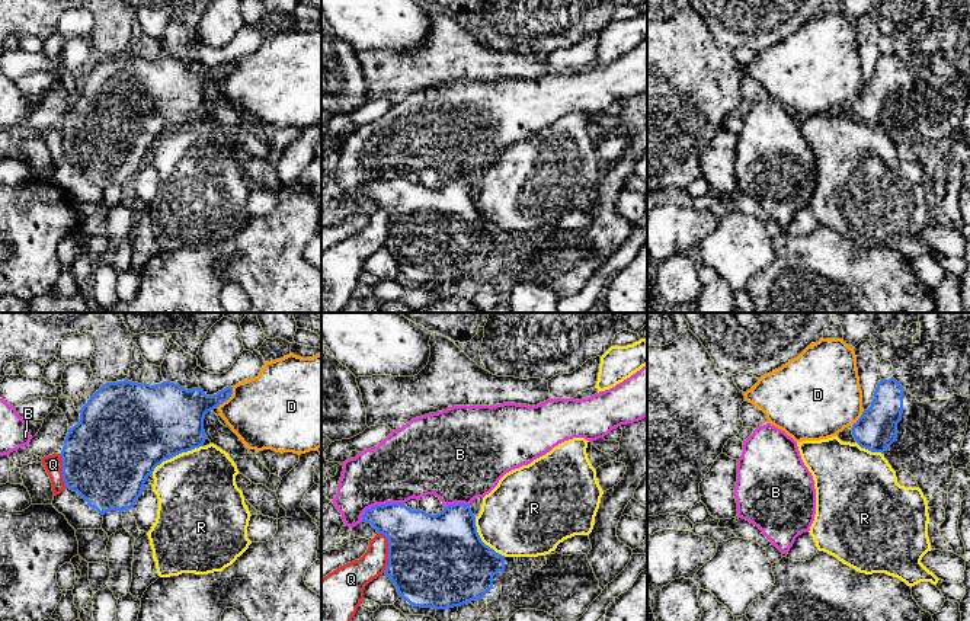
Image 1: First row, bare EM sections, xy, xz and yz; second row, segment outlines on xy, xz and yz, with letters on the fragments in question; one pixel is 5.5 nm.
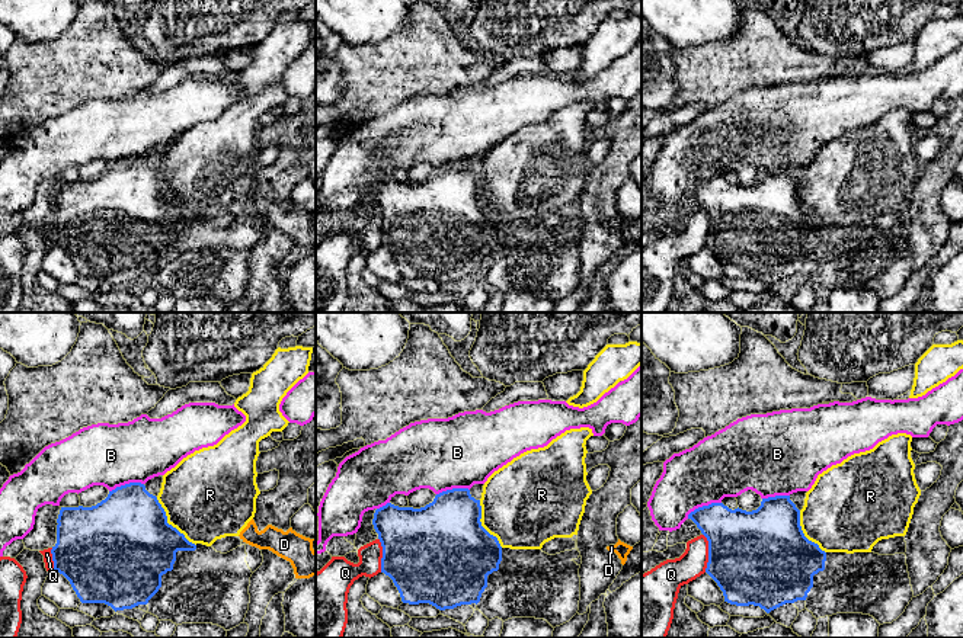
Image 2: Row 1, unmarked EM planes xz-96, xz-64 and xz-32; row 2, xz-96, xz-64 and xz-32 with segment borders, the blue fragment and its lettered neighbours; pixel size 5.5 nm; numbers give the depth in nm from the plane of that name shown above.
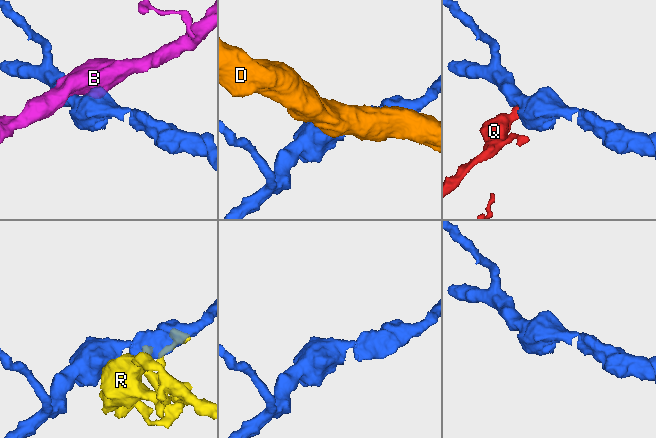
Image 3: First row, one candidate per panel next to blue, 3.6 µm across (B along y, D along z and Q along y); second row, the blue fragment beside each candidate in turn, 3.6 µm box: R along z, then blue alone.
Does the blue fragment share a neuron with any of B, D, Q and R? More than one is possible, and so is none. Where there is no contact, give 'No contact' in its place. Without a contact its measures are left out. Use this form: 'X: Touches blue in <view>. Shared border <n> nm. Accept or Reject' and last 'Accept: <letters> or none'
B: Touches blue in xz. Shared border 260 nm. Reject
D: Touches blue in xy. Shared border 150 nm. Reject
Q: Touches blue in xz. Shared border 220 nm. Reject
R: Touches blue in xy. Shared border 320 nm. Reject
Accept: none

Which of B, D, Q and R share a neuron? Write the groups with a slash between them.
B / D / Q / R

